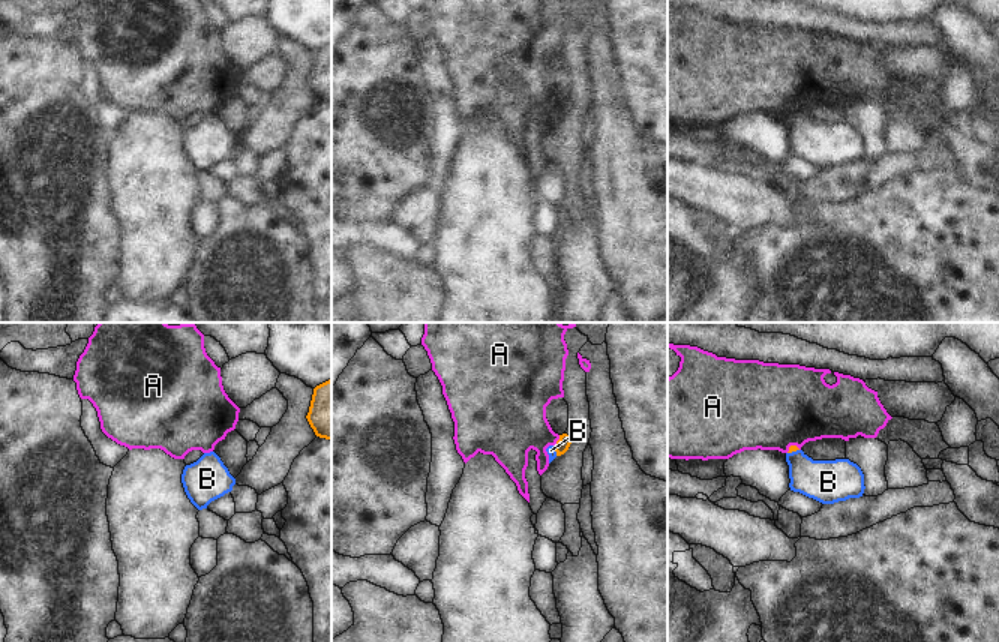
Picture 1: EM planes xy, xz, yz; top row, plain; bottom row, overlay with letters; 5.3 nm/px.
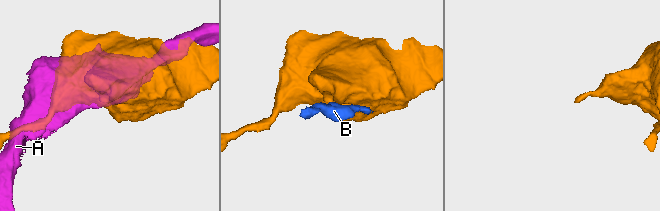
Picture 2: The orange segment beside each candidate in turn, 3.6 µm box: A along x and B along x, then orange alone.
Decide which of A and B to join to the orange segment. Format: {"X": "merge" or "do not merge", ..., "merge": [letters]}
{"A": "do not merge", "B": "do not merge", "merge": []}

